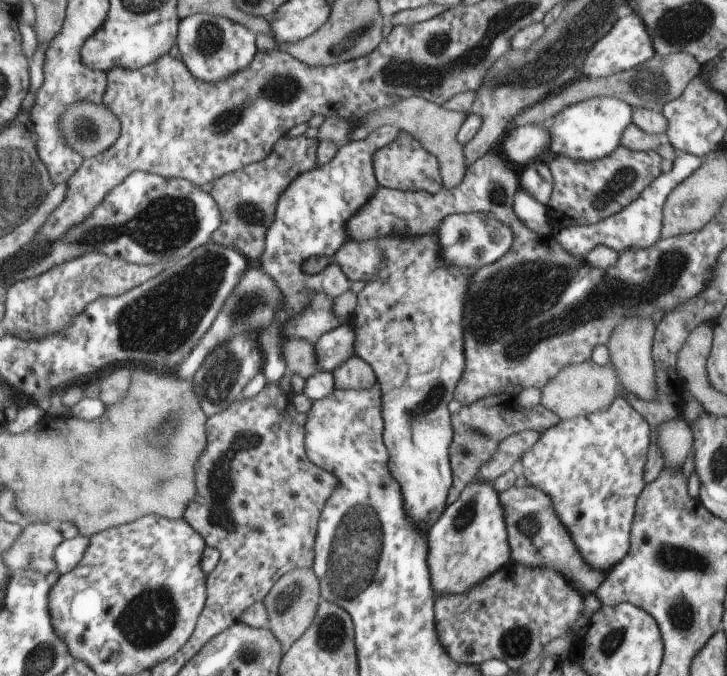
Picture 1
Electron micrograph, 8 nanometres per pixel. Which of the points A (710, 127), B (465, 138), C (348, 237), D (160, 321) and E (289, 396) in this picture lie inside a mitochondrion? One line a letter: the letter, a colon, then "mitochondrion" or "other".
A: other
B: other
C: other
D: mitochondrion
E: other

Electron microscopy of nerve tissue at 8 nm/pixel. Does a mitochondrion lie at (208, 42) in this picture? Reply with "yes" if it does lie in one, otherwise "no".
yes

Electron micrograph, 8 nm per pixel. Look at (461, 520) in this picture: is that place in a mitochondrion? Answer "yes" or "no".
yes

